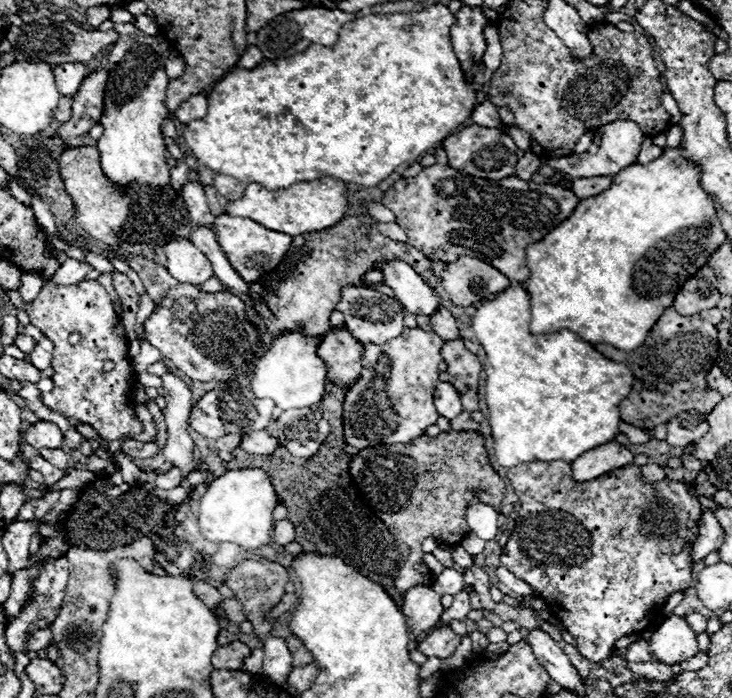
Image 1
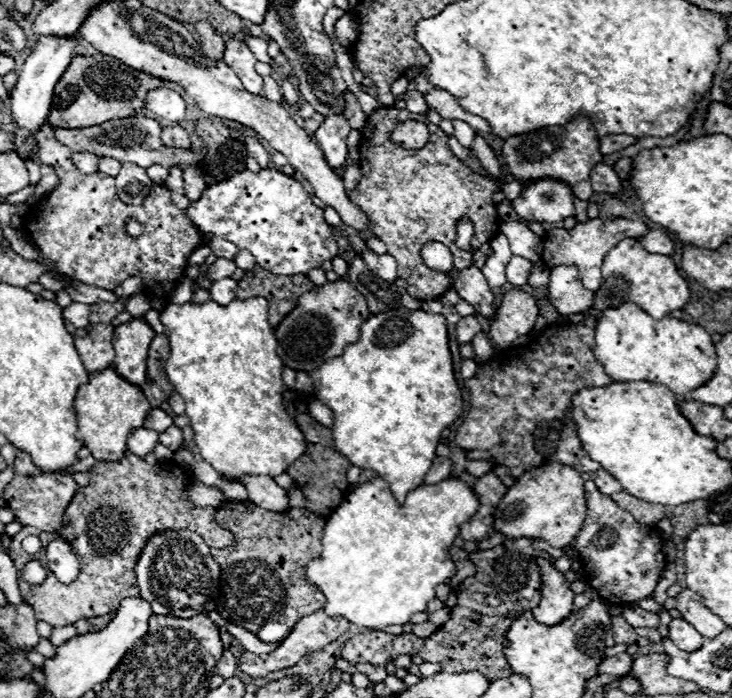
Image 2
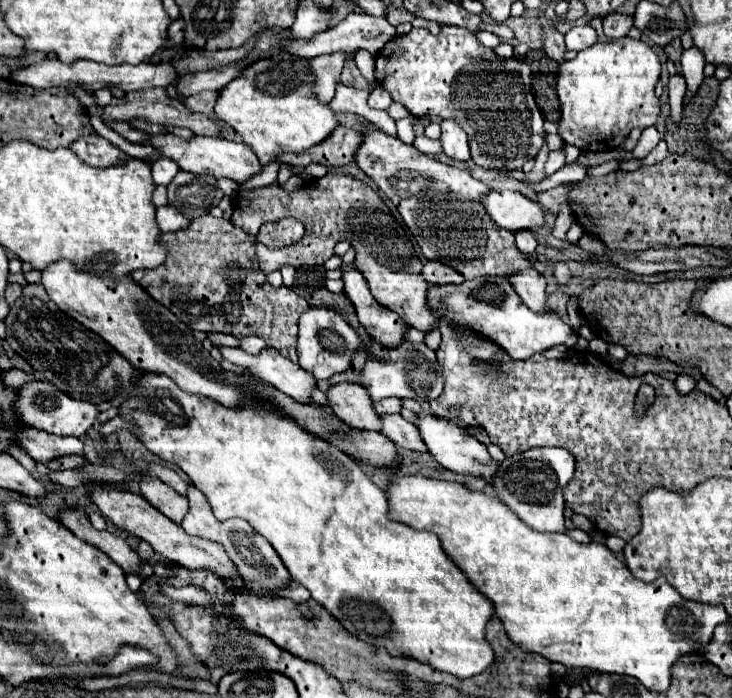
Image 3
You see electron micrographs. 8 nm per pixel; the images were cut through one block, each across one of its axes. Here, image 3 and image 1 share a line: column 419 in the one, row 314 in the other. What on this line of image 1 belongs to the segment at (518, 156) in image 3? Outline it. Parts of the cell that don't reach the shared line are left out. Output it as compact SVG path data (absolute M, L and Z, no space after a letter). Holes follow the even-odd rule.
M82 280L70 286L44 284L44 290L30 304L26 304L26 312L30 322L56 344L56 352L50 364L54 370L54 390L40 394L42 404L64 418L76 418L90 424L104 440L120 440L126 434L140 434L144 428L138 422L134 410L124 402L128 388L126 380L132 370L126 354L128 338L124 332L118 332L120 322L108 292L94 280ZM74 330L80 330L82 334L78 344L68 342L68 336ZM106 360L114 362L110 372L102 370Z

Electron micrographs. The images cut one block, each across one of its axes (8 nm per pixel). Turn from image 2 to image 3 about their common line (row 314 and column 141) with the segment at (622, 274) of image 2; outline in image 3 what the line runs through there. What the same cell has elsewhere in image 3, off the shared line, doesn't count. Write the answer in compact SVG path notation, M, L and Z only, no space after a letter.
M126 646L126 648L120 650L118 656L114 656L102 668L104 668L104 676L118 676L118 674L124 674L128 670L142 668L142 666L148 666L148 664L154 664L154 662L156 662L156 656L152 656L150 652Z

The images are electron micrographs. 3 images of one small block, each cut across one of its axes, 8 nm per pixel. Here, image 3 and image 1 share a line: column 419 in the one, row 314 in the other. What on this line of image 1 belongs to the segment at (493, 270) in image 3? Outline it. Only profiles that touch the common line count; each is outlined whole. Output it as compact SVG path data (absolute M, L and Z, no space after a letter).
M178 284L168 290L162 300L154 306L154 312L144 322L144 338L160 350L164 358L168 358L178 370L182 370L192 380L228 380L244 370L252 358L252 354L260 348L260 338L254 326L248 322L244 314L244 304L230 292L198 292L192 284Z

